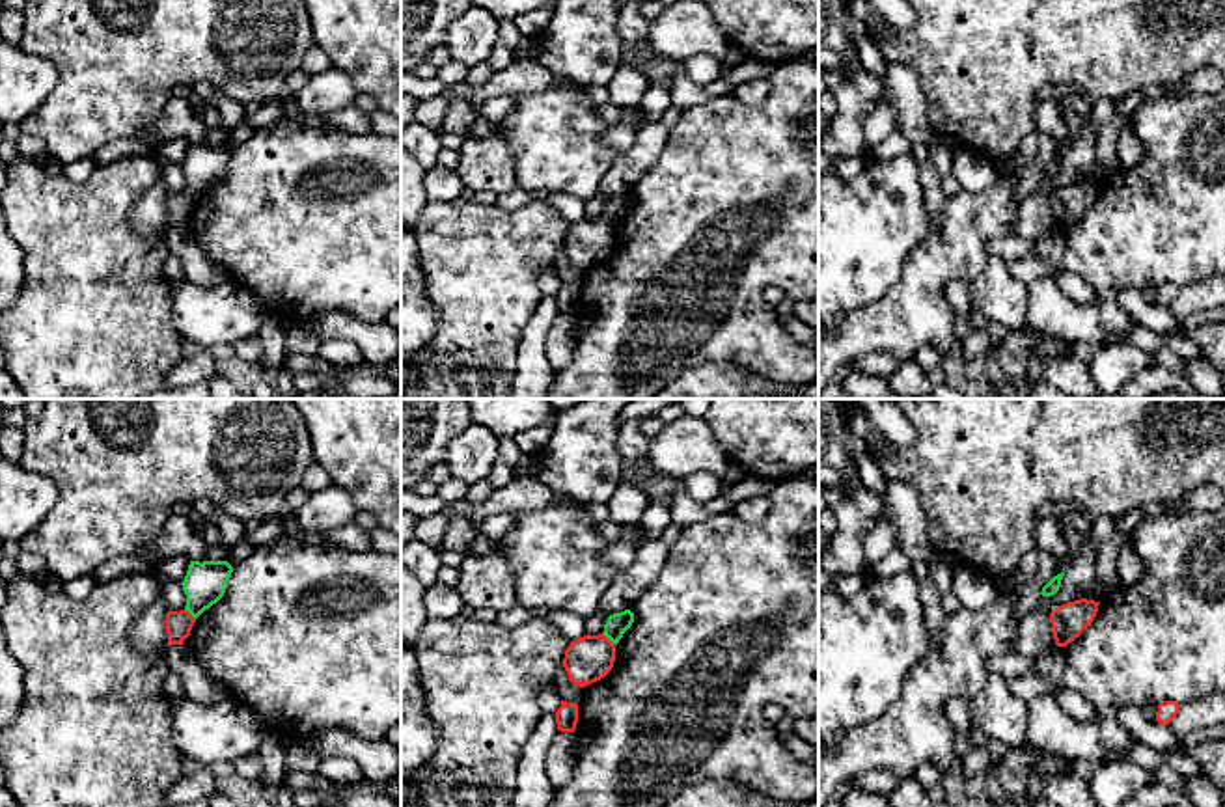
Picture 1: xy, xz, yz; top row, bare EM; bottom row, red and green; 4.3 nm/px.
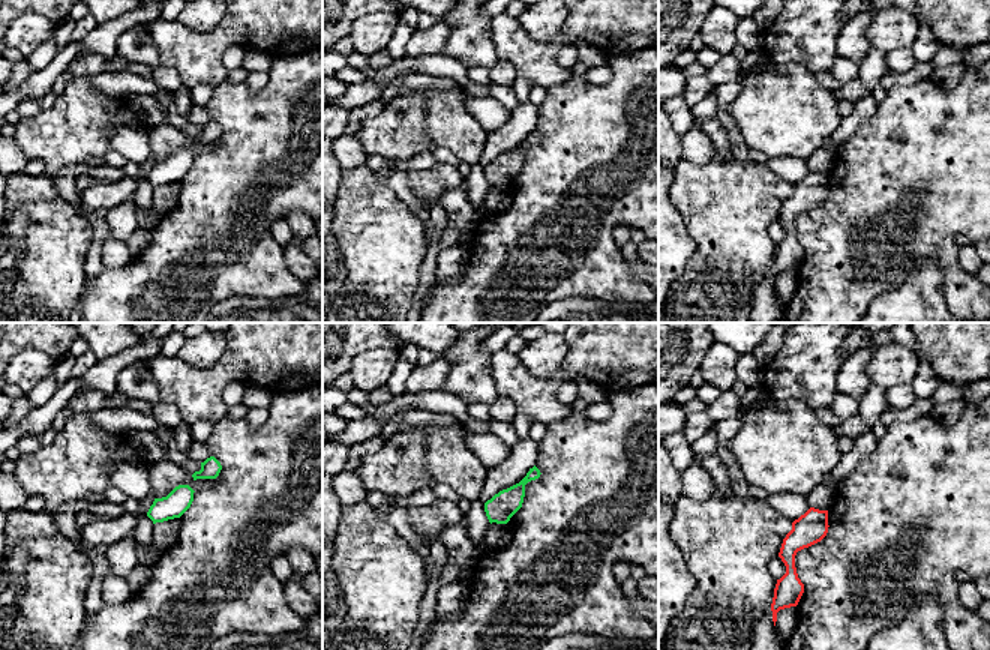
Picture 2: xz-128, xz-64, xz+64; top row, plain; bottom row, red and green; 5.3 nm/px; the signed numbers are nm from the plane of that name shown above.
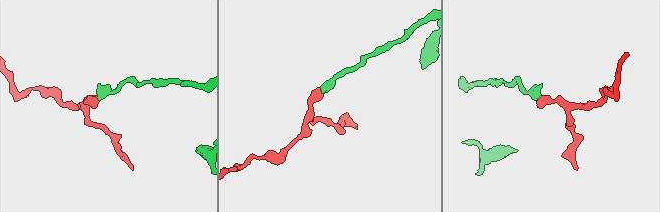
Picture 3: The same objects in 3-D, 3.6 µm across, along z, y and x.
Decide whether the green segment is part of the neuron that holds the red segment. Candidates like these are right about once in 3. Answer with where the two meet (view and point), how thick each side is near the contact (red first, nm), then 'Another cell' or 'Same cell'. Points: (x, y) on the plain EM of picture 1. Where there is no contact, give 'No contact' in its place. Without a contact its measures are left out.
Touches red at xz (608, 222). Thickness 200 nm (red) against 90 nm. Another cell

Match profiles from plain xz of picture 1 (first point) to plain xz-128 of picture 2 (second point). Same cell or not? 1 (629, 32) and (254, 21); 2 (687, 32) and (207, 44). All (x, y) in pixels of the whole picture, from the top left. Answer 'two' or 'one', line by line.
1: one
2: two

